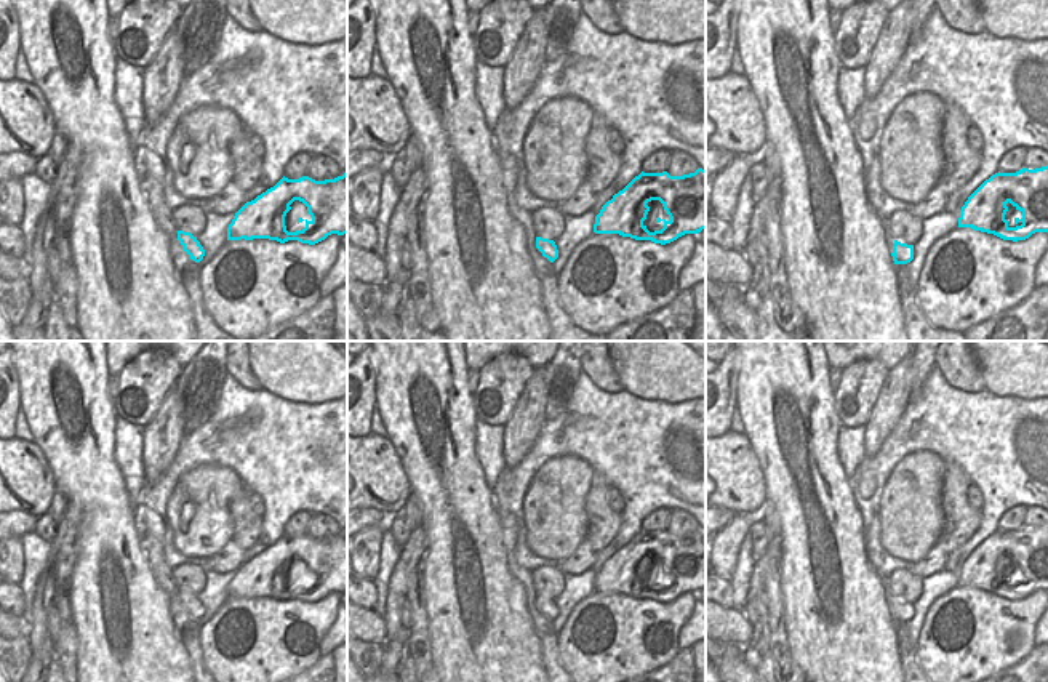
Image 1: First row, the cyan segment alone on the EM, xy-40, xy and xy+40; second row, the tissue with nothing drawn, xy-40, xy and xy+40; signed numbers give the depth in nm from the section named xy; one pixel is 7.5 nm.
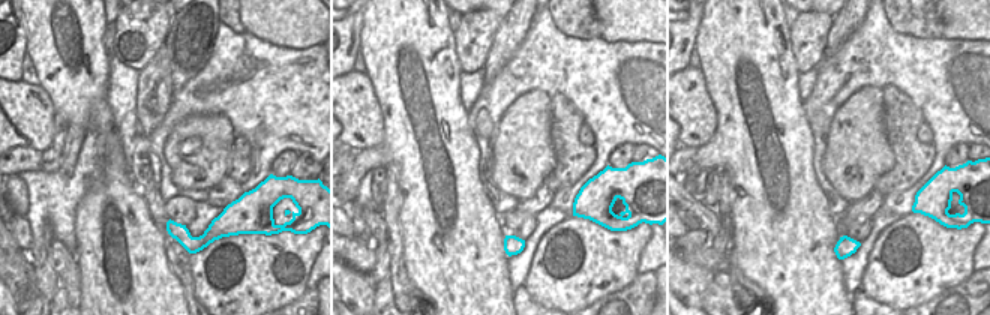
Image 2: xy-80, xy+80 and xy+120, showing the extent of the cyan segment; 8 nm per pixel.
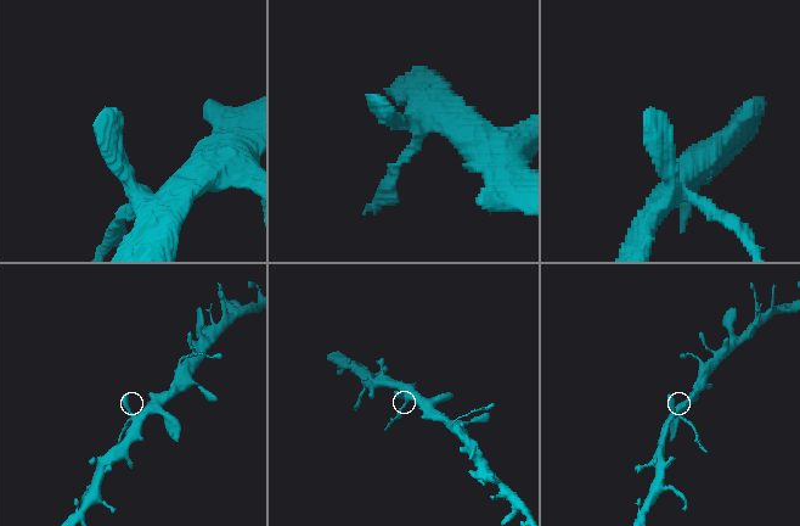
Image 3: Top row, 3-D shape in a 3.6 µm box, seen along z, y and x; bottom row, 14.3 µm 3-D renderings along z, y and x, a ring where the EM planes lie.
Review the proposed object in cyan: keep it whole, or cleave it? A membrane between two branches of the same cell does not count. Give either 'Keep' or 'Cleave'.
Keep.

